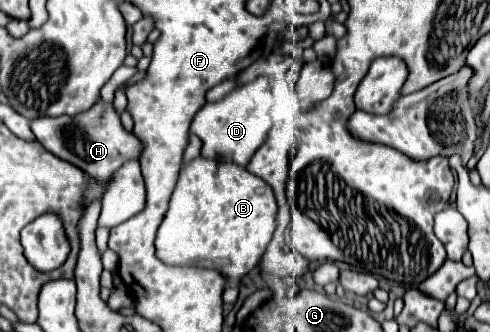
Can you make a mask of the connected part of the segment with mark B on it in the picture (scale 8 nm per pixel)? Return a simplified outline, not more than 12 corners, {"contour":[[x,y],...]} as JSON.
{"contour":[[241,166],[179,174],[157,258],[241,282],[277,202]]}

